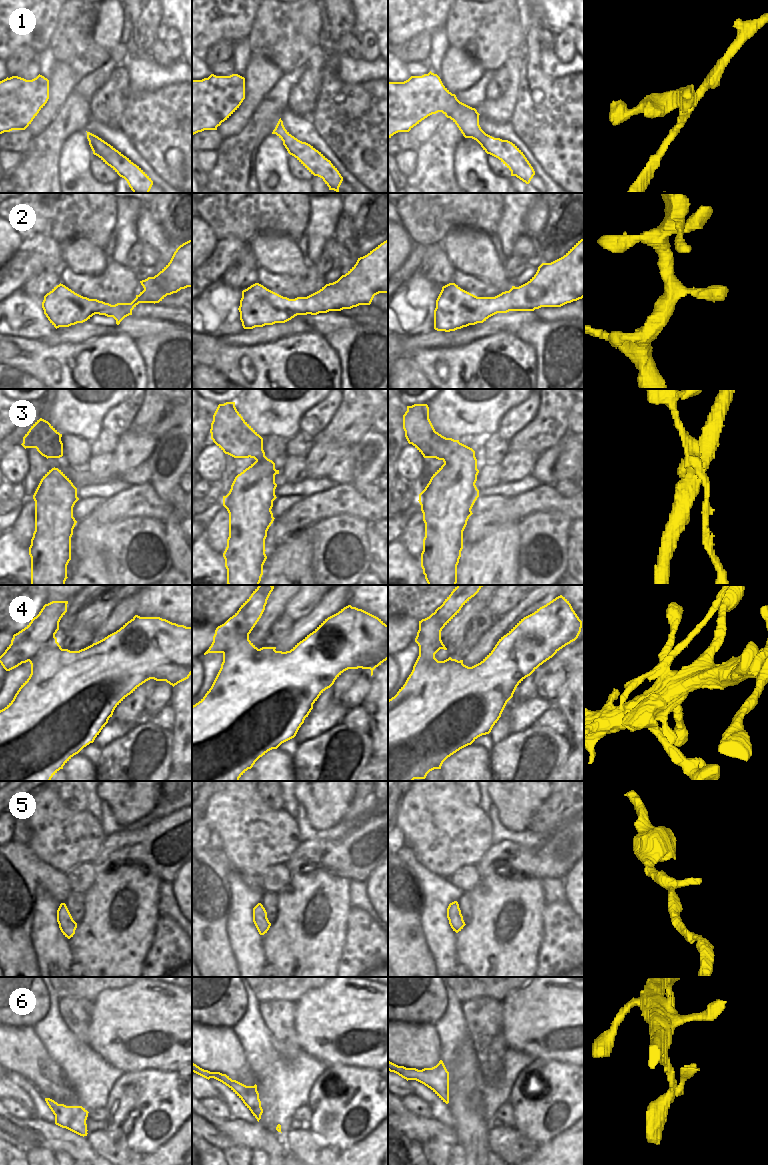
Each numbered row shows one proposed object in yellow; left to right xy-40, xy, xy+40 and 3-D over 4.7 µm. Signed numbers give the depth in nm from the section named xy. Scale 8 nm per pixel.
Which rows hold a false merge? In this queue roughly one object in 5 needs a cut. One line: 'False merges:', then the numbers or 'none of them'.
False merges: 3, 4

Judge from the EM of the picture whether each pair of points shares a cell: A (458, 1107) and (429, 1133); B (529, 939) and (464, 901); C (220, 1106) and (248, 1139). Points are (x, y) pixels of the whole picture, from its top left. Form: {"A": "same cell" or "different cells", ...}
{"A": "different cells", "B": "different cells", "C": "different cells"}

